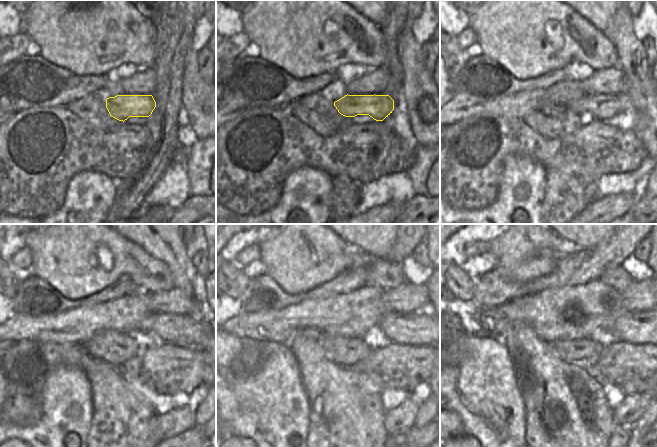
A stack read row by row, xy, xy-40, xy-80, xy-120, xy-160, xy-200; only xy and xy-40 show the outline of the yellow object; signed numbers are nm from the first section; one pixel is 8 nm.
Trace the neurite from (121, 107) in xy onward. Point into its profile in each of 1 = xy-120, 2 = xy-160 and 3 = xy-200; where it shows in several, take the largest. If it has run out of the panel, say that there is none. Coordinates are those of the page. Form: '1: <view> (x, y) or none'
1: xy-120 (174, 327)
2: xy-160 (418, 327)
3: xy-200 (638, 327)

